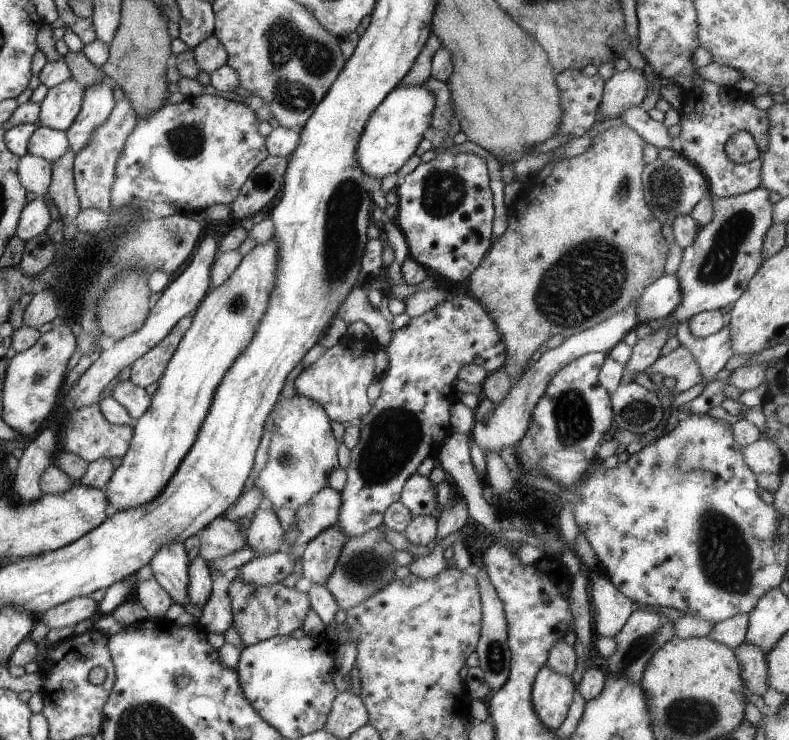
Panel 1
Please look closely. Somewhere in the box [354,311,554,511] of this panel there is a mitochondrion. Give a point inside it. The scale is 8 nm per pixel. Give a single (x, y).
(394, 434)

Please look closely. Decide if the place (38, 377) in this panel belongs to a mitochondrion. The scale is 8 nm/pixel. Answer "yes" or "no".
yes

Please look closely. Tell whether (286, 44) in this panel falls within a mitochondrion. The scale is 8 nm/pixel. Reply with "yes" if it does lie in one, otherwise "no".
yes

